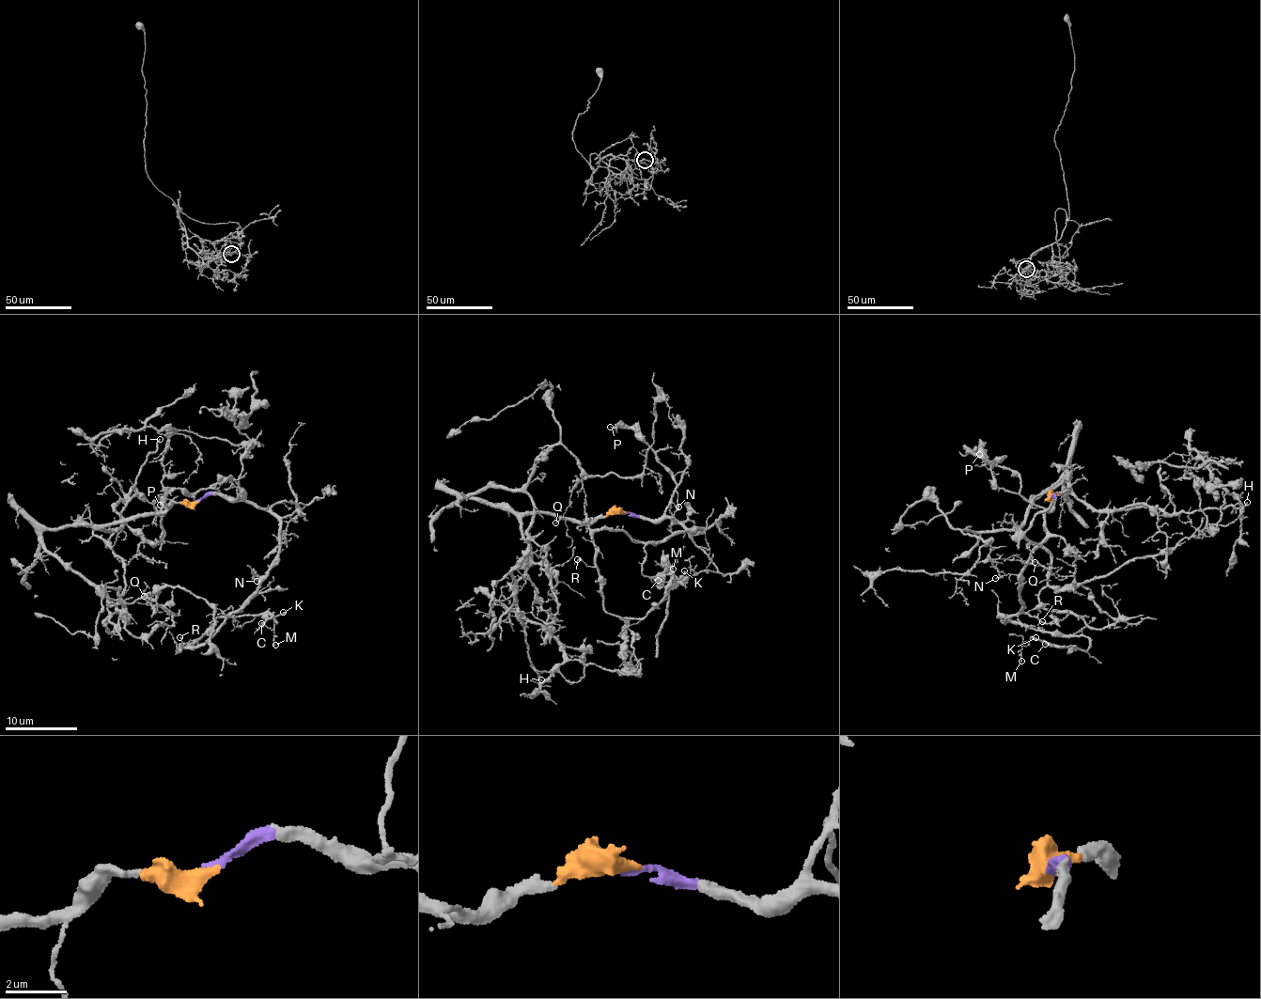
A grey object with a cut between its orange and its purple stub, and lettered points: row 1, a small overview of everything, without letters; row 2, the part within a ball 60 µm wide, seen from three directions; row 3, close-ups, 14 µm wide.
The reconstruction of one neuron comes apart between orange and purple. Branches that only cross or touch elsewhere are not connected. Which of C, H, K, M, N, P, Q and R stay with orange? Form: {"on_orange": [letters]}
{"on_orange": ["H", "Q"]}

